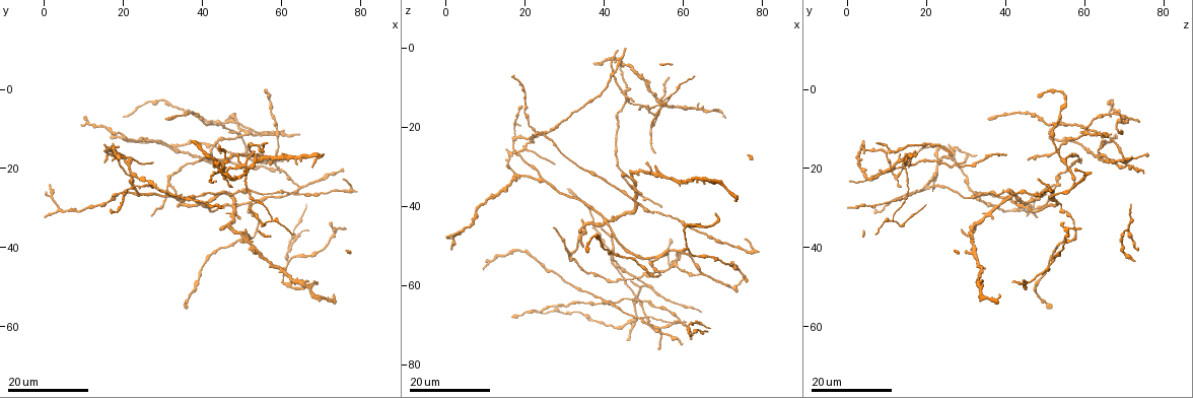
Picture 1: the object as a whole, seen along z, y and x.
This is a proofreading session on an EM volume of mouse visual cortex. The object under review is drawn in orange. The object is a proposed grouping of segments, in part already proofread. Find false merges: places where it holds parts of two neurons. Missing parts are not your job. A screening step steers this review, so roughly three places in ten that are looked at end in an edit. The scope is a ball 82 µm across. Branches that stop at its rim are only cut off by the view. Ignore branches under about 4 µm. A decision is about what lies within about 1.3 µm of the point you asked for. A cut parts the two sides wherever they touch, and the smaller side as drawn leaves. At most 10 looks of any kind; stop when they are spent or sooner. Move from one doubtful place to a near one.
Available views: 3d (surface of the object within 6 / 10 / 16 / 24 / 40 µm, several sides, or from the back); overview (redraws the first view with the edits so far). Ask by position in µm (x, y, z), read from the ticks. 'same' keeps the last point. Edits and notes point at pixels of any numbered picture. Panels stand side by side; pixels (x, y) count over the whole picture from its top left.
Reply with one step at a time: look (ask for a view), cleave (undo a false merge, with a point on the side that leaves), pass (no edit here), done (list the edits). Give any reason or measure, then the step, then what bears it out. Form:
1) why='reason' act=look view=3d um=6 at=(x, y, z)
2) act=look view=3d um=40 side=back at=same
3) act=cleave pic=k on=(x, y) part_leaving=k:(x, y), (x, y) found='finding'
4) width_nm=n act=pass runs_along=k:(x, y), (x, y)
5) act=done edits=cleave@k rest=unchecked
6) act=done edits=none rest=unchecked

why='four arms meet' act=look view=3d um=16 at=(31.5, 24.0, 53.0)

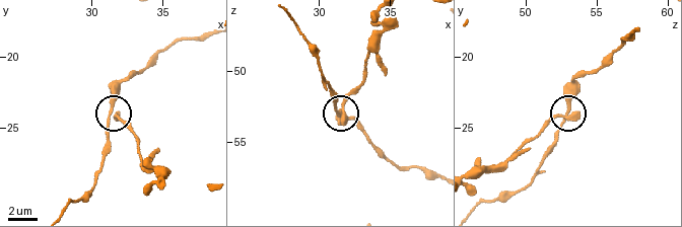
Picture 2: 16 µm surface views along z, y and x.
act=look view=3d um=6 at=(31.2, 24.0, 52.8)

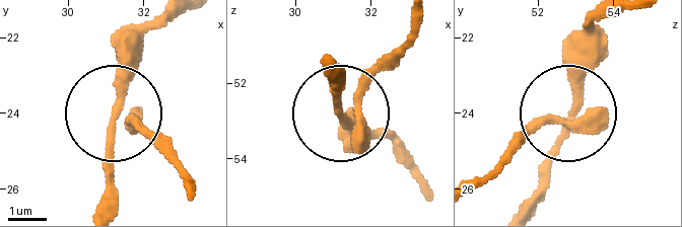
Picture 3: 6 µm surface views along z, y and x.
width_nm=260 act=pass runs_along=3:(197, 190), (142, 129), (113, 119), (110, 200) found='continuous, no second neuron'

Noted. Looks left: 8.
why='two arms in line, one across' act=look view=3d um=16 at=(53.5, 29.0, 53.0)

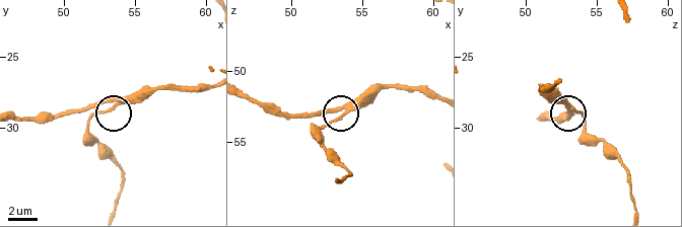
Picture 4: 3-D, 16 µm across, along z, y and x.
act=look view=3d um=6 at=(53.6, 28.6, 53.2)

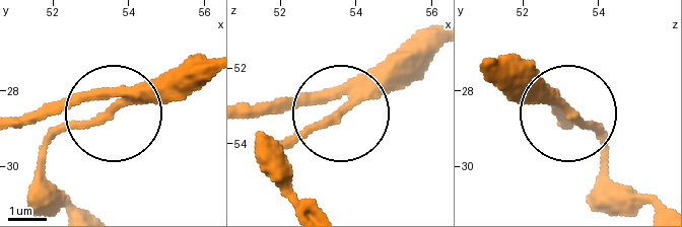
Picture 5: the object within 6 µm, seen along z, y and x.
arms=3 act=pass found='all the same neuron'

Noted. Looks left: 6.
why='a fork' act=look view=3d um=16 at=(64.5, 25.0, 57.5)

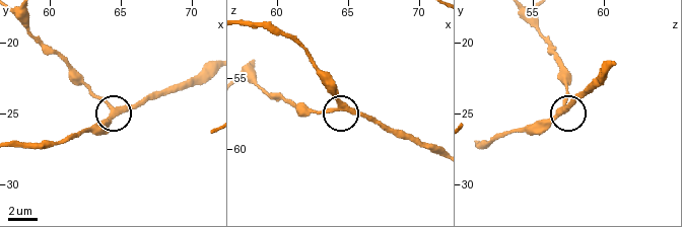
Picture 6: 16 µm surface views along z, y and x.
act=look view=3d um=6 at=(64.6, 24.6, 57.0)

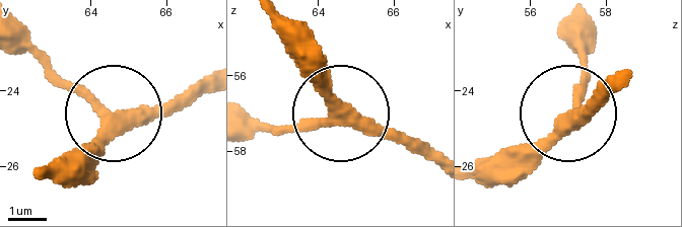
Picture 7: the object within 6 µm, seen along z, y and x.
width_nm=340 act=pass runs_along=7:(41, 179), (115, 116), (199, 92) found='one neuron here'

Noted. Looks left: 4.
why='four or more arms meet' act=look view=3d um=16 at=(45.0, 20.5, 11.0)

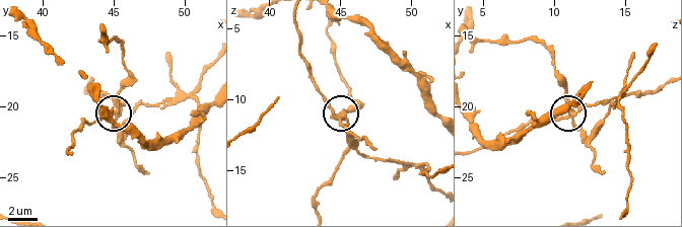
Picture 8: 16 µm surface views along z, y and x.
act=look view=3d um=6 at=(45.2, 21.0, 11.2)

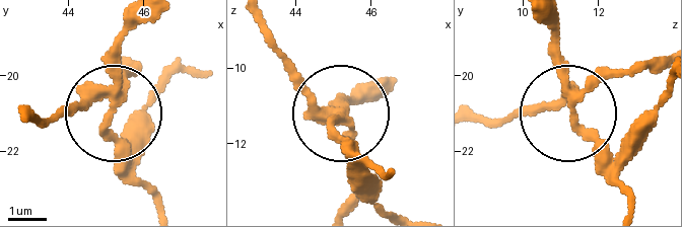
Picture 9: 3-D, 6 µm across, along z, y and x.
arms=5 act=cleave pic=9 on=(115, 144) part_leaving=9:(570, 96), (580, 123), (619, 139), (664, 93) found='two neurons meet here'

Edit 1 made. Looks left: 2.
act=done edits=cleave@9 rest=unchecked

